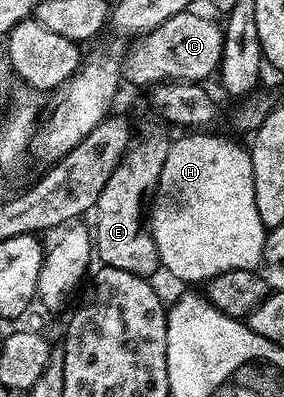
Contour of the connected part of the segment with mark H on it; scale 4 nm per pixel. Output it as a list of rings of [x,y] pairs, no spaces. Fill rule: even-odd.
[[[182,137],[171,140],[168,159],[164,159],[164,169],[160,171],[160,179],[156,190],[158,202],[153,202],[148,213],[148,228],[154,237],[154,242],[158,248],[158,259],[163,270],[167,269],[178,281],[199,281],[205,283],[211,277],[220,275],[224,271],[236,271],[237,269],[257,270],[262,262],[262,250],[266,237],[266,224],[260,219],[260,211],[256,211],[256,195],[254,194],[254,176],[252,175],[252,159],[249,148],[237,145],[234,141],[229,141],[226,137]]]

